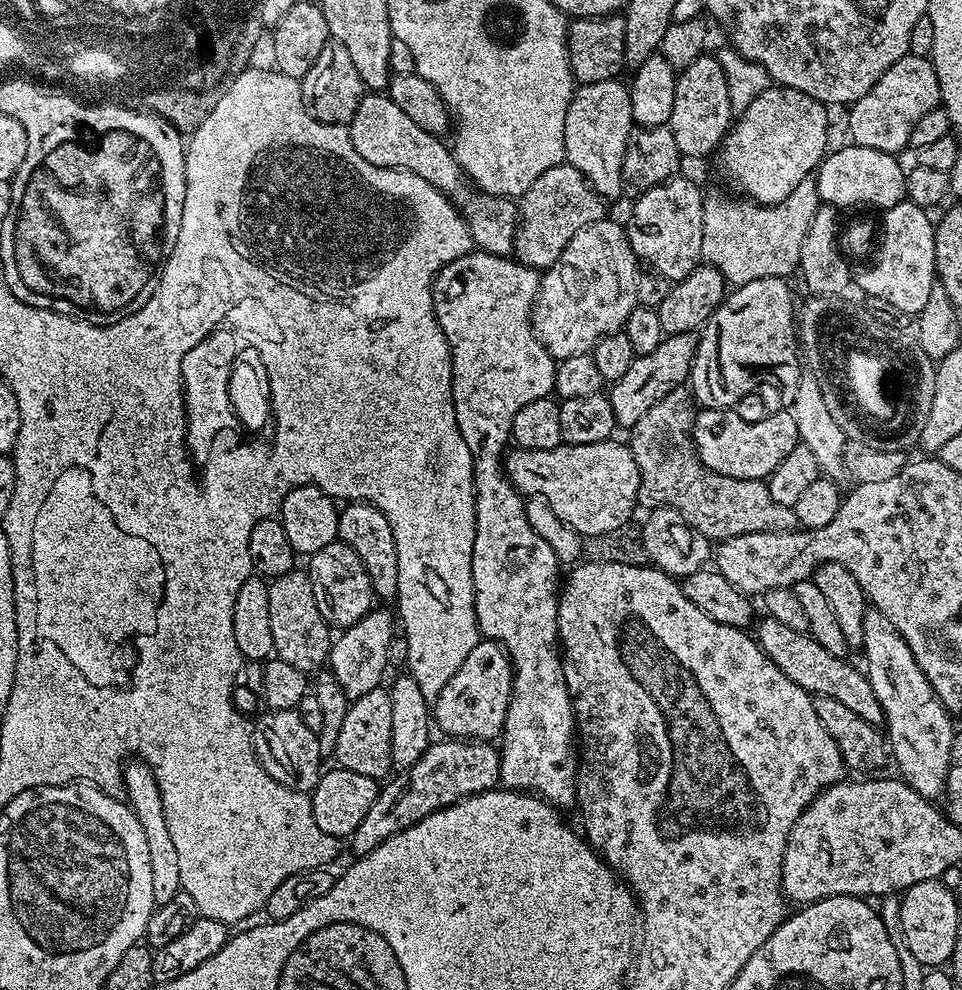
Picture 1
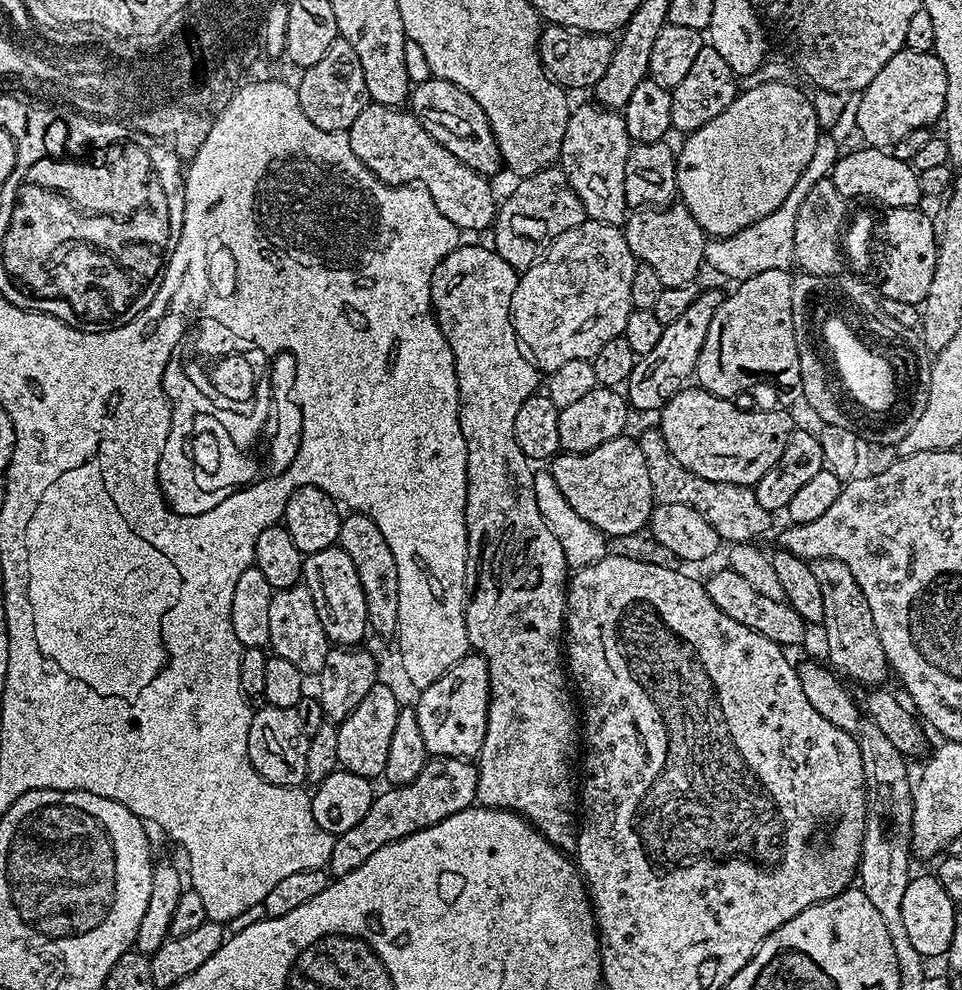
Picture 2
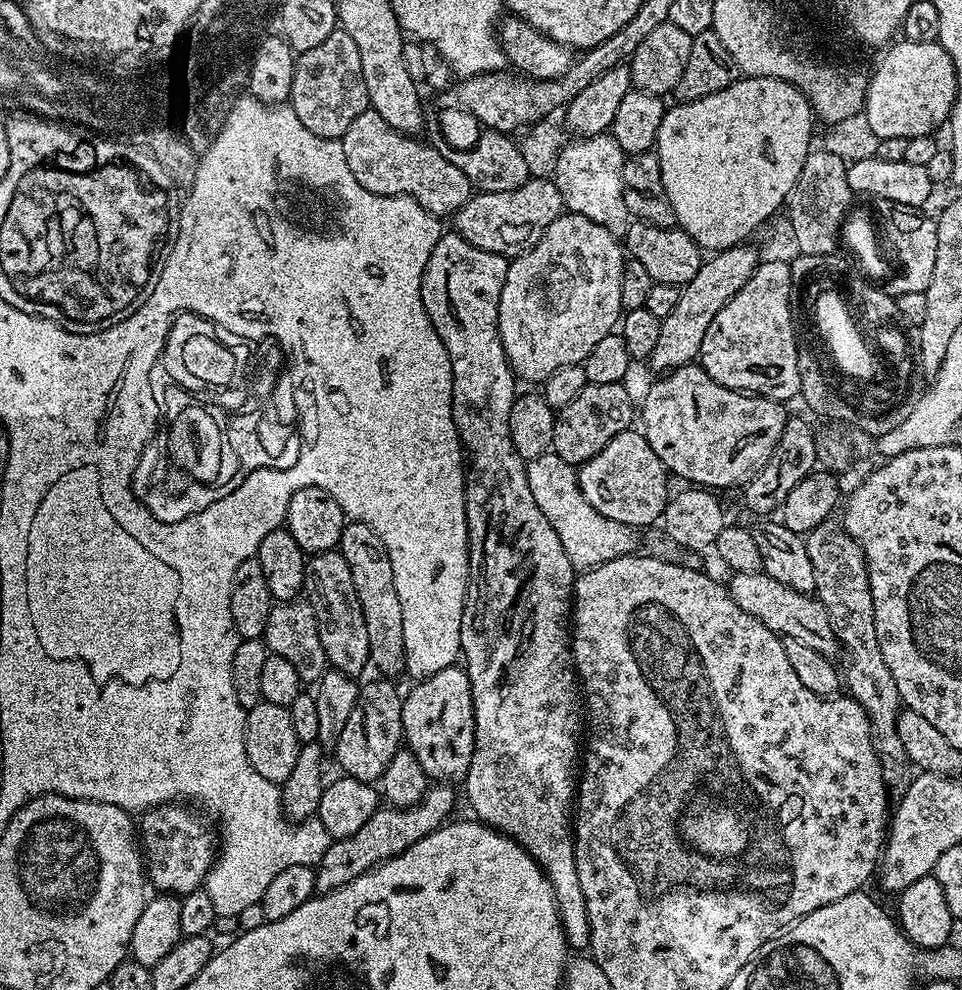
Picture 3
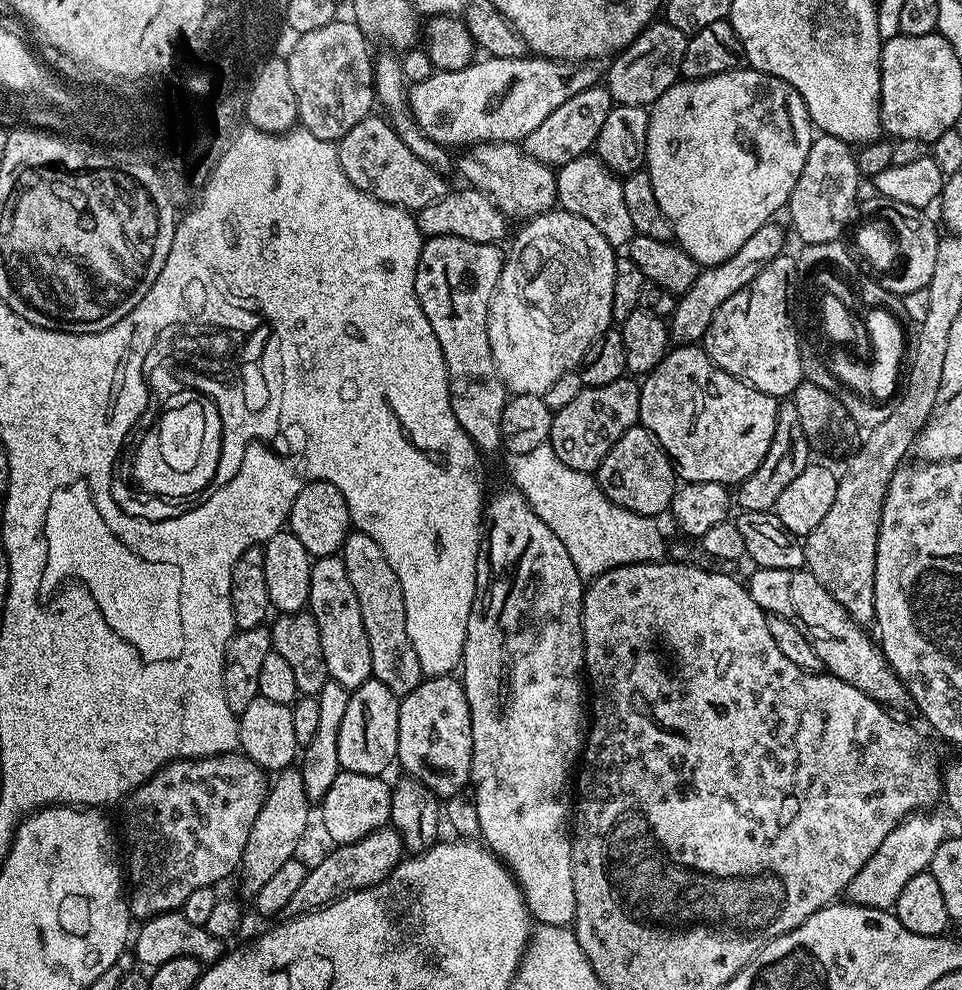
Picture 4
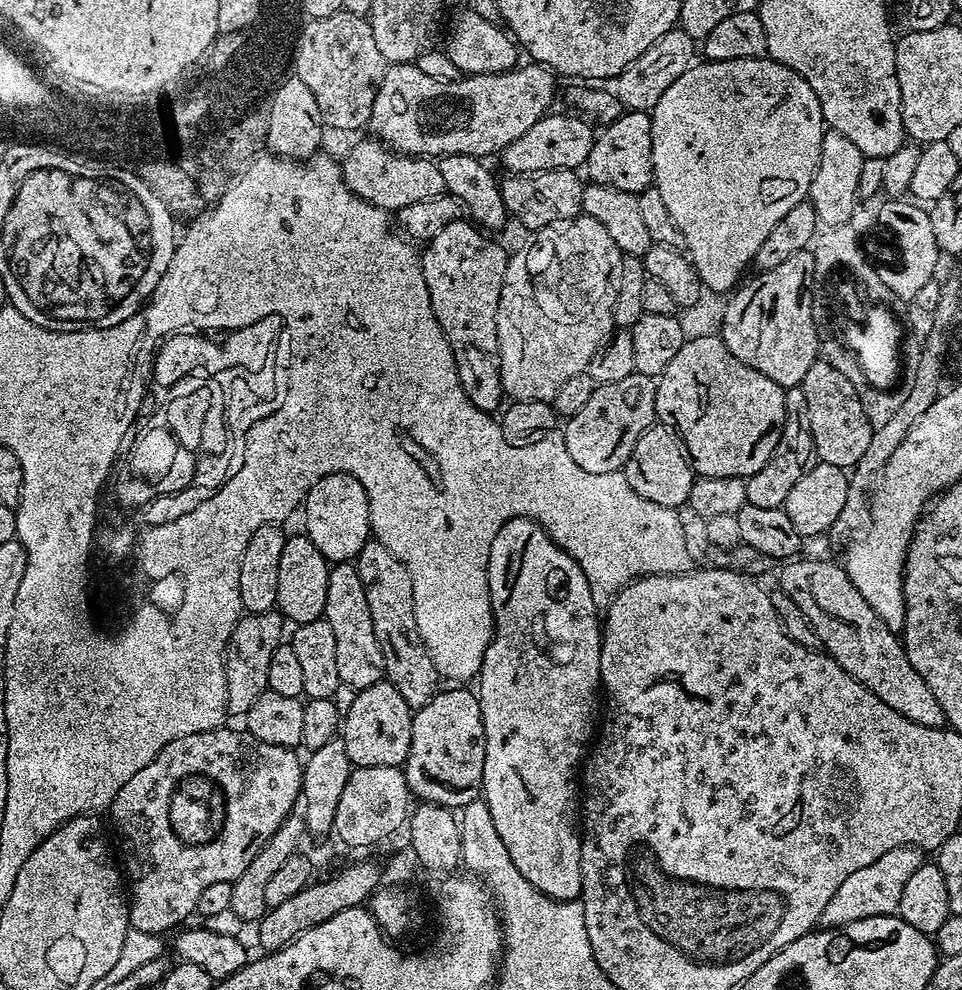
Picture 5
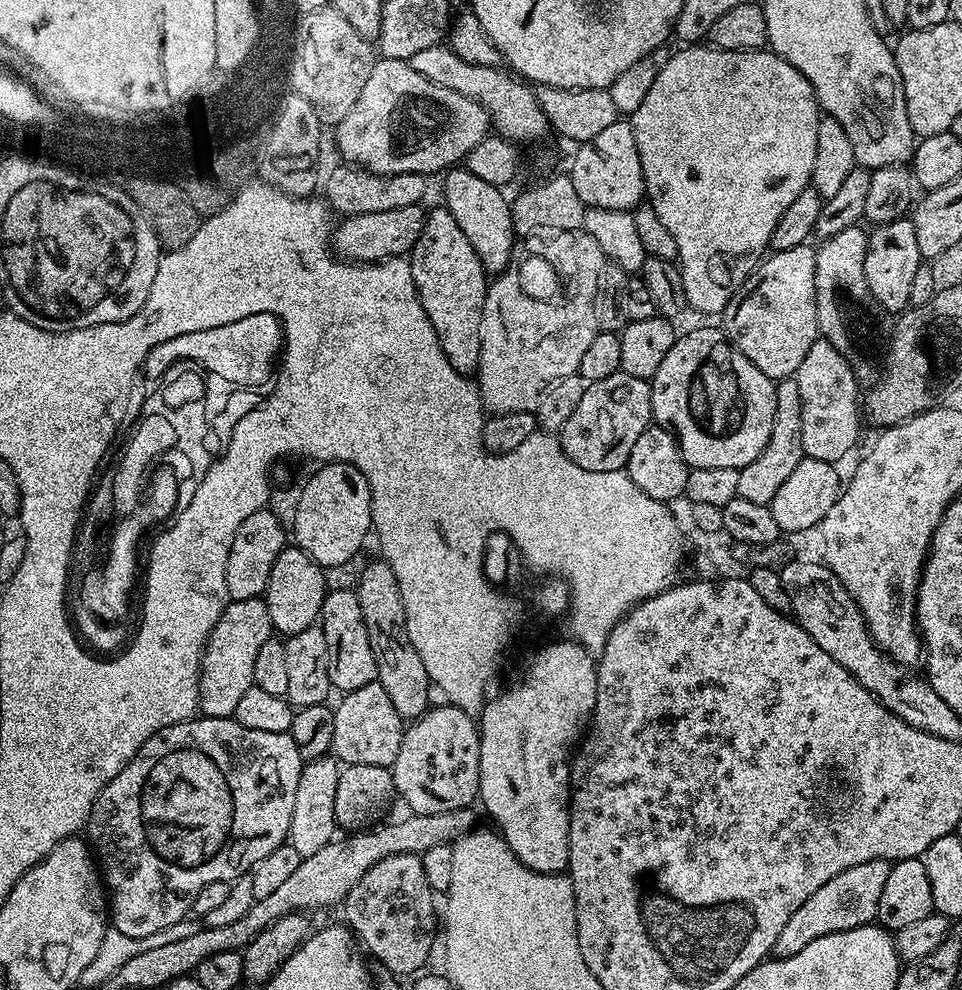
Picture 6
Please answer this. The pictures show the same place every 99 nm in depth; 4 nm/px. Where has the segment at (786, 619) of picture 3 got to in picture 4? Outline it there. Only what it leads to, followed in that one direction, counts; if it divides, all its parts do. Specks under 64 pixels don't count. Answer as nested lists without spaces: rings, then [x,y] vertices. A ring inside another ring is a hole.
[[[757,567],[746,587],[750,598],[766,614],[781,616],[790,621],[814,646],[814,654],[822,658],[824,668],[842,682],[850,682],[862,694],[876,700],[889,710],[909,707],[908,688],[888,664],[879,643],[867,636],[865,625],[859,624],[831,596],[830,592],[810,571],[803,567],[796,569],[766,569]]]

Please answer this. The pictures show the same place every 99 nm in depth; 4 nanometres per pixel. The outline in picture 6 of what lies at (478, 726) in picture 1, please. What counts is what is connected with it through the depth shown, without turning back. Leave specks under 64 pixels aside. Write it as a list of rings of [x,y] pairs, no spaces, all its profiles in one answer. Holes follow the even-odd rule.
[[[440,702],[440,705],[429,707],[423,716],[411,721],[405,727],[404,737],[398,746],[398,758],[391,764],[392,778],[395,784],[395,795],[402,798],[408,803],[407,811],[412,814],[446,814],[446,810],[458,810],[459,808],[467,808],[480,795],[480,729],[477,721],[473,719],[469,713],[464,712],[460,708],[454,707],[447,702]]]

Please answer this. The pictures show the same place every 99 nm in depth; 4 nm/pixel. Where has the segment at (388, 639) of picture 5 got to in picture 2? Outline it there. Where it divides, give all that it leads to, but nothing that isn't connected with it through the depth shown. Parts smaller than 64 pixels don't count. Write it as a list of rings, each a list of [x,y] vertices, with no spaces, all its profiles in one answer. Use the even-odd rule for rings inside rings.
[[[352,512],[341,519],[338,547],[350,554],[350,562],[354,562],[354,570],[358,570],[358,582],[362,582],[362,594],[366,594],[369,629],[380,636],[395,637],[398,626],[398,566],[394,566],[394,554],[390,554],[386,538],[382,538],[378,526],[374,526],[370,518],[360,512]]]

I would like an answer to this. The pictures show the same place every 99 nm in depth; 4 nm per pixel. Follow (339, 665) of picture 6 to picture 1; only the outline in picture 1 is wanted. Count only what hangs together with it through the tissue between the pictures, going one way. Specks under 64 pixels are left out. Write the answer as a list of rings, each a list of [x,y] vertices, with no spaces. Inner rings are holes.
[[[335,540],[330,546],[322,546],[313,556],[307,557],[306,571],[310,578],[310,587],[314,590],[314,602],[318,606],[318,614],[329,626],[343,630],[354,626],[356,622],[374,608],[372,583],[370,574],[366,574],[366,566],[362,566],[362,558],[350,550],[343,542]]]

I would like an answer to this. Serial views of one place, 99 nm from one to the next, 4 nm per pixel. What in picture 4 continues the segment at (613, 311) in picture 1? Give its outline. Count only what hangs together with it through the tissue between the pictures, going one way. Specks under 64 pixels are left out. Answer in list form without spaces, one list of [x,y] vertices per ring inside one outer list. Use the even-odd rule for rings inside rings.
[[[563,210],[543,212],[523,225],[512,249],[507,249],[500,286],[488,311],[490,350],[505,389],[512,394],[543,396],[562,374],[579,369],[590,342],[607,332],[613,323],[614,274],[617,249],[586,218]]]

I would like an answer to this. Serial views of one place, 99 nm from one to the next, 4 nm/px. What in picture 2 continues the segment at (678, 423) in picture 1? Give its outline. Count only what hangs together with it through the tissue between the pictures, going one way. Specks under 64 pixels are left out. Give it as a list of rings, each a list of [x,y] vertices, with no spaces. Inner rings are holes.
[[[658,430],[642,433],[638,436],[638,443],[642,450],[642,458],[646,458],[646,470],[650,470],[652,499],[656,504],[690,506],[698,510],[698,514],[702,514],[710,522],[710,526],[714,526],[721,541],[729,545],[747,544],[761,539],[759,536],[767,530],[770,514],[758,502],[755,487],[730,482],[710,482],[706,478],[698,478],[698,474],[686,470],[686,466],[675,460]]]

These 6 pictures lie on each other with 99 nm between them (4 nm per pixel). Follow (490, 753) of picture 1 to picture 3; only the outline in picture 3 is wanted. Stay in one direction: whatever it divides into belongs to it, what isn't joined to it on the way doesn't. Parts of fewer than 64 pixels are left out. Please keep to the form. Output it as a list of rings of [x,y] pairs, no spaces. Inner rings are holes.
[[[444,782],[429,787],[424,797],[409,808],[380,806],[354,834],[333,839],[326,854],[322,854],[319,864],[315,865],[317,893],[335,892],[337,888],[346,886],[346,882],[354,882],[354,878],[366,874],[385,860],[402,854],[407,848],[414,846],[414,842],[426,838],[441,827],[451,817],[448,815],[456,804],[456,796],[448,788],[451,787]]]

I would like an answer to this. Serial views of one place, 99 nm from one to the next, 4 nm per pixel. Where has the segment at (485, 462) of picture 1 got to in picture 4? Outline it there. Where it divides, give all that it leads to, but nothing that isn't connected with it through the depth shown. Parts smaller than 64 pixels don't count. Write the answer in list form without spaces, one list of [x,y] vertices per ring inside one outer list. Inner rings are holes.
[[[430,236],[424,241],[424,249],[420,252],[420,261],[416,271],[416,297],[426,318],[430,318],[430,326],[446,358],[450,406],[454,410],[454,418],[458,418],[462,430],[466,430],[468,437],[484,454],[496,451],[499,453],[502,448],[500,439],[502,438],[502,410],[506,399],[506,389],[490,350],[488,311],[492,295],[500,286],[504,257],[505,253],[500,244],[470,242],[466,238],[454,238],[453,236]],[[507,486],[501,492],[487,497],[484,505],[484,523],[480,553],[476,559],[476,597],[470,610],[470,618],[466,622],[466,642],[464,643],[464,658],[462,661],[462,683],[466,702],[470,706],[472,719],[472,778],[471,787],[476,787],[474,803],[480,836],[495,856],[507,864],[520,888],[524,891],[524,900],[528,903],[533,921],[537,925],[569,927],[576,918],[576,903],[574,902],[574,870],[572,869],[572,838],[570,821],[574,816],[574,773],[582,760],[586,743],[586,725],[590,716],[586,711],[586,684],[582,679],[584,672],[584,594],[585,581],[578,574],[574,562],[570,562],[570,554],[566,554],[566,546],[558,542],[558,534],[534,514],[528,500],[521,494],[519,488]]]

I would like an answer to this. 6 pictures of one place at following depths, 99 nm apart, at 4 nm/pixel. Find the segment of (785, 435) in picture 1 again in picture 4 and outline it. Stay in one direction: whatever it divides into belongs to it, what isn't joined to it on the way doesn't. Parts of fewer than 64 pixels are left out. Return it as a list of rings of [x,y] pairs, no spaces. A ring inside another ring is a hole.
[[[700,346],[673,347],[664,361],[653,372],[647,373],[640,384],[639,423],[658,441],[678,469],[679,479],[684,482],[739,485],[741,480],[754,474],[762,458],[766,458],[779,413],[777,397],[739,380],[734,374],[726,374],[726,370],[716,365]]]

